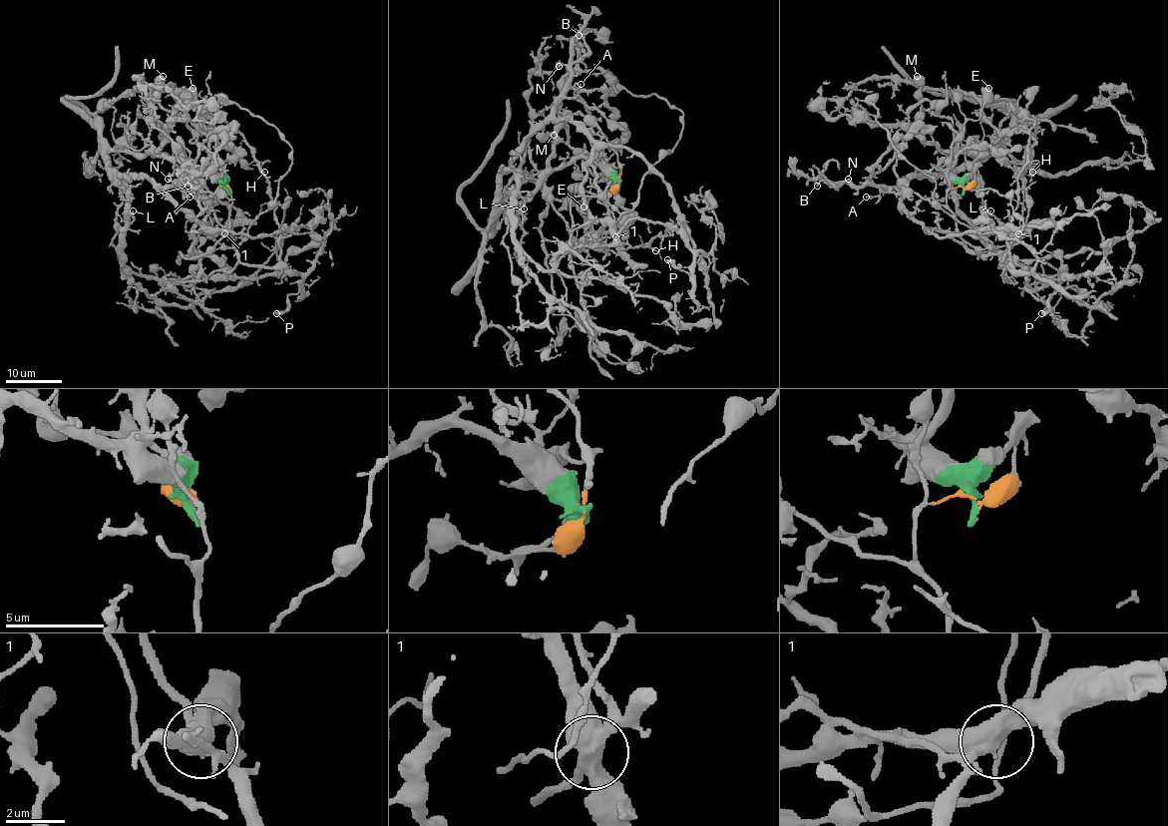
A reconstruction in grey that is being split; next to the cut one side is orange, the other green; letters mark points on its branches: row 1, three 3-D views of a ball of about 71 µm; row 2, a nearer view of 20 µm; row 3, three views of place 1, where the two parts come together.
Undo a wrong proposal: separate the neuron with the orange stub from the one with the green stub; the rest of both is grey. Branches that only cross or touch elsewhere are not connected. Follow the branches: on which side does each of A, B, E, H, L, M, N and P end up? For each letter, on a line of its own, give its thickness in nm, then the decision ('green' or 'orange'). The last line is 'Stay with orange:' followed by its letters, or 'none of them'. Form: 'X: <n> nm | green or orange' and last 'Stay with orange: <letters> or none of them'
A: 130 nm | green
B: 190 nm | green
E: 750 nm | orange
H: 110 nm | orange
L: 120 nm | green
M: 700 nm | orange
N: 160 nm | green
P: 480 nm | orange
Stay with orange: E, H, M, P

